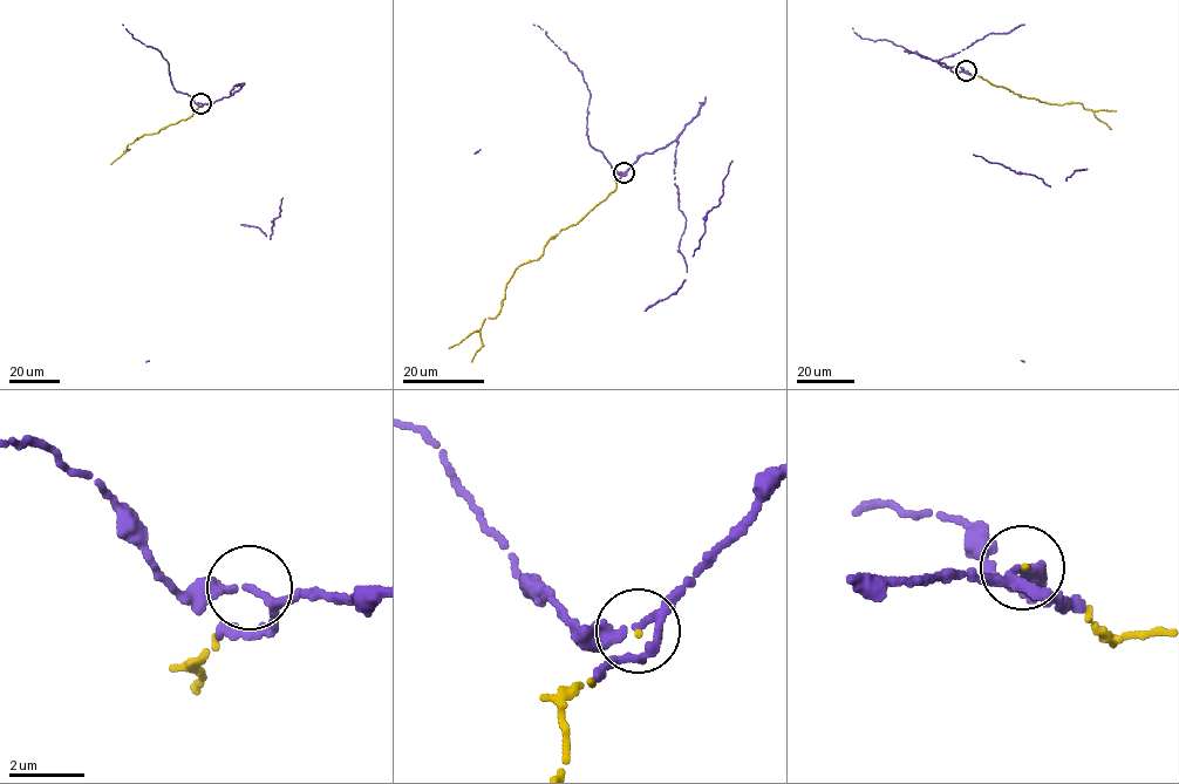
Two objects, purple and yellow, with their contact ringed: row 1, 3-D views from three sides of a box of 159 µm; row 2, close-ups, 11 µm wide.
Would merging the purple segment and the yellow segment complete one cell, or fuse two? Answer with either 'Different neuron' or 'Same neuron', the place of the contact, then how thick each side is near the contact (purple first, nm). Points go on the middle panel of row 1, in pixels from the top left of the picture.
Same neuron. Place: (624, 172). Thickness 180 nm (purple) against 70 nm

